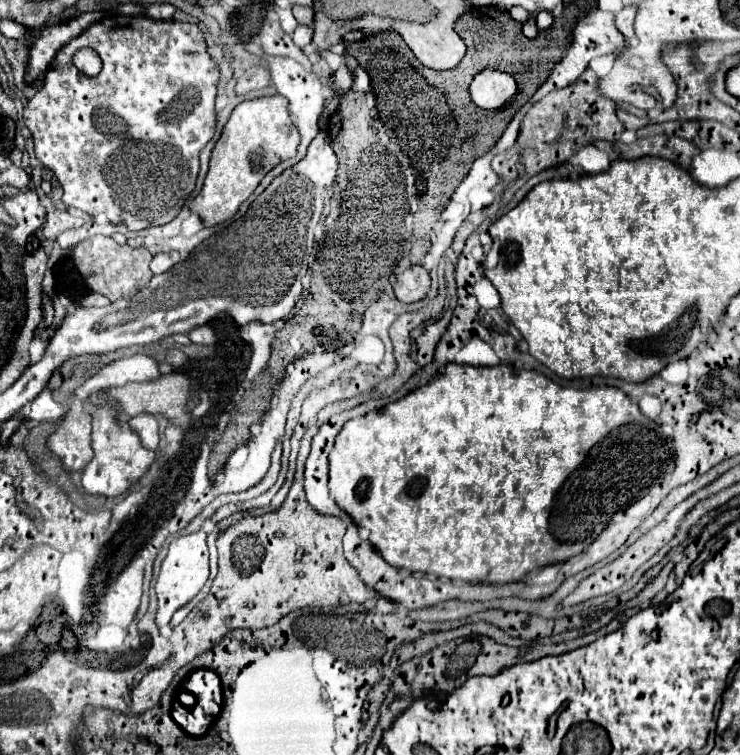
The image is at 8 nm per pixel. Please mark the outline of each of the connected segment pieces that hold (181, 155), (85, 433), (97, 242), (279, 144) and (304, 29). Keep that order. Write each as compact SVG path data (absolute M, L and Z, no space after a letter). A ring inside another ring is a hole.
M144 14L140 16L106 16L100 22L94 22L92 26L88 26L78 38L72 38L50 62L46 76L42 80L42 86L36 90L34 98L28 100L26 108L24 108L24 122L32 134L34 140L34 152L36 158L54 172L54 176L58 178L62 190L64 190L64 204L66 206L74 206L90 216L106 216L110 222L114 224L126 224L128 230L136 232L148 226L160 226L160 224L168 224L170 220L174 220L180 212L180 208L184 206L186 198L192 194L194 186L196 186L196 176L198 176L198 152L210 142L210 138L216 132L216 110L214 110L214 102L216 102L216 94L218 94L218 82L220 82L220 64L208 54L208 46L204 40L202 30L198 28L198 24L190 24L190 22L176 22L176 20L152 20ZM78 48L94 48L100 58L104 60L104 70L96 76L96 78L88 78L82 72L76 70L76 66L72 64L72 54ZM112 116L114 118L122 118L122 130L112 130Z
M68 414L64 424L50 436L48 446L64 462L64 468L82 470L92 460L90 414Z
M94 236L94 238L88 238L76 244L72 258L74 258L78 272L86 280L88 288L92 292L104 294L110 302L120 300L120 298L132 298L152 278L152 272L150 272L152 254L146 248L142 250L142 248L120 246L112 238L106 238L106 236Z
M276 94L240 102L212 150L210 170L200 194L190 202L190 210L202 218L204 226L216 226L232 218L238 212L240 204L256 190L260 180L274 166L296 156L298 144L300 136L296 126L290 122L288 100L284 96Z
M298 26L298 28L294 30L292 38L294 38L294 44L296 44L296 46L304 48L304 46L310 44L310 40L312 40L312 28L308 28L308 26Z

